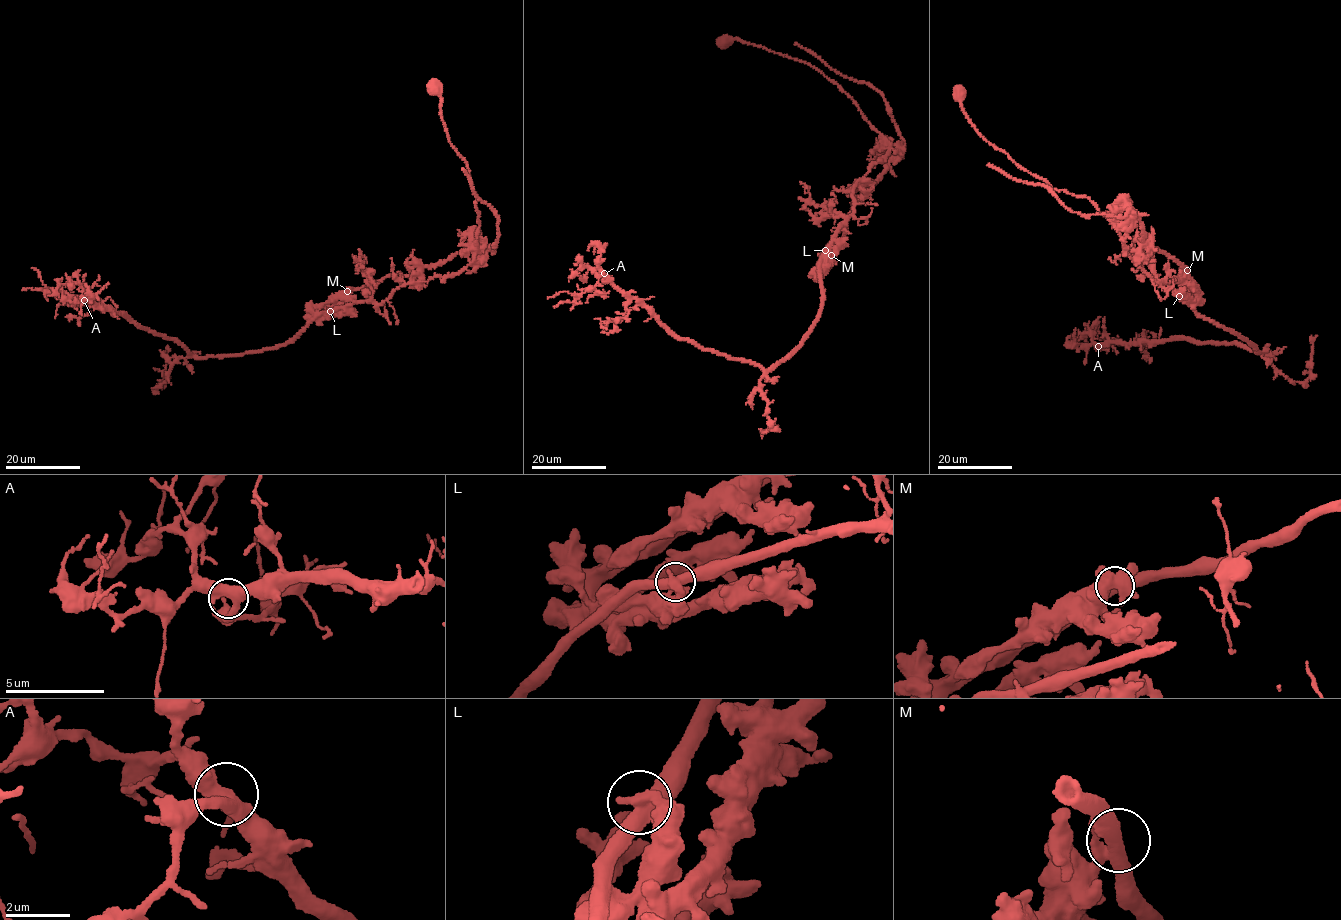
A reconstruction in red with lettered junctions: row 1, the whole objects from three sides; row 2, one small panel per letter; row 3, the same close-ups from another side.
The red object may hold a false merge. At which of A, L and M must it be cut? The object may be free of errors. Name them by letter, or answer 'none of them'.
L

